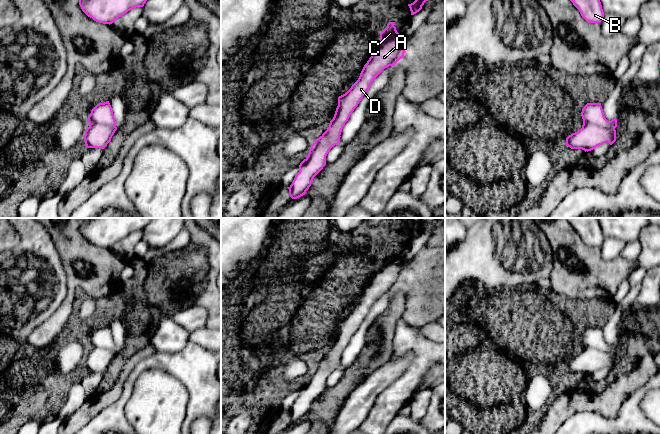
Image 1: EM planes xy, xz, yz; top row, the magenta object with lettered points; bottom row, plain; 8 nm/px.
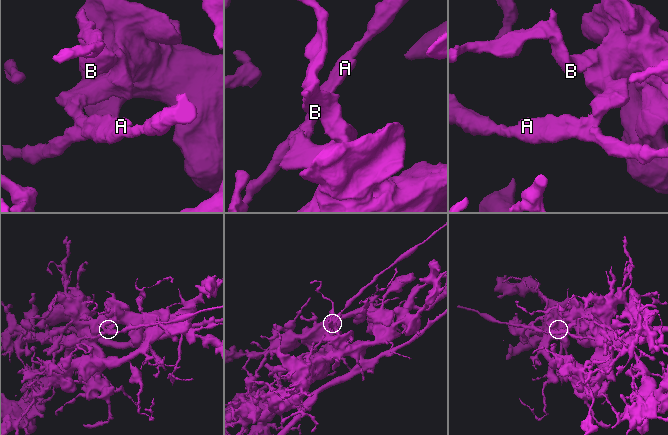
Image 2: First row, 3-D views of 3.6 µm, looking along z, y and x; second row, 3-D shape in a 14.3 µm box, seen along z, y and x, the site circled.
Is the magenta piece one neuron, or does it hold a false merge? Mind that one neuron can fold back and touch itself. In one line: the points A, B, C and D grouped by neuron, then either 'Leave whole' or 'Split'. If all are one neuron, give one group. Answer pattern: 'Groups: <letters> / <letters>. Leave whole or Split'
Groups: A B D / C. Split

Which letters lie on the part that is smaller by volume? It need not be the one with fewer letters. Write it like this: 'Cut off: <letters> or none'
Cut off: C

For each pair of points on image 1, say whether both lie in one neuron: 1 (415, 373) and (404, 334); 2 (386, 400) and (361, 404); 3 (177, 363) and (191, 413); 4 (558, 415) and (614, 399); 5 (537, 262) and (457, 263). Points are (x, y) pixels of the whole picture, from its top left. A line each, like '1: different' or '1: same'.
1: same
2: different
3: same
4: same
5: same

